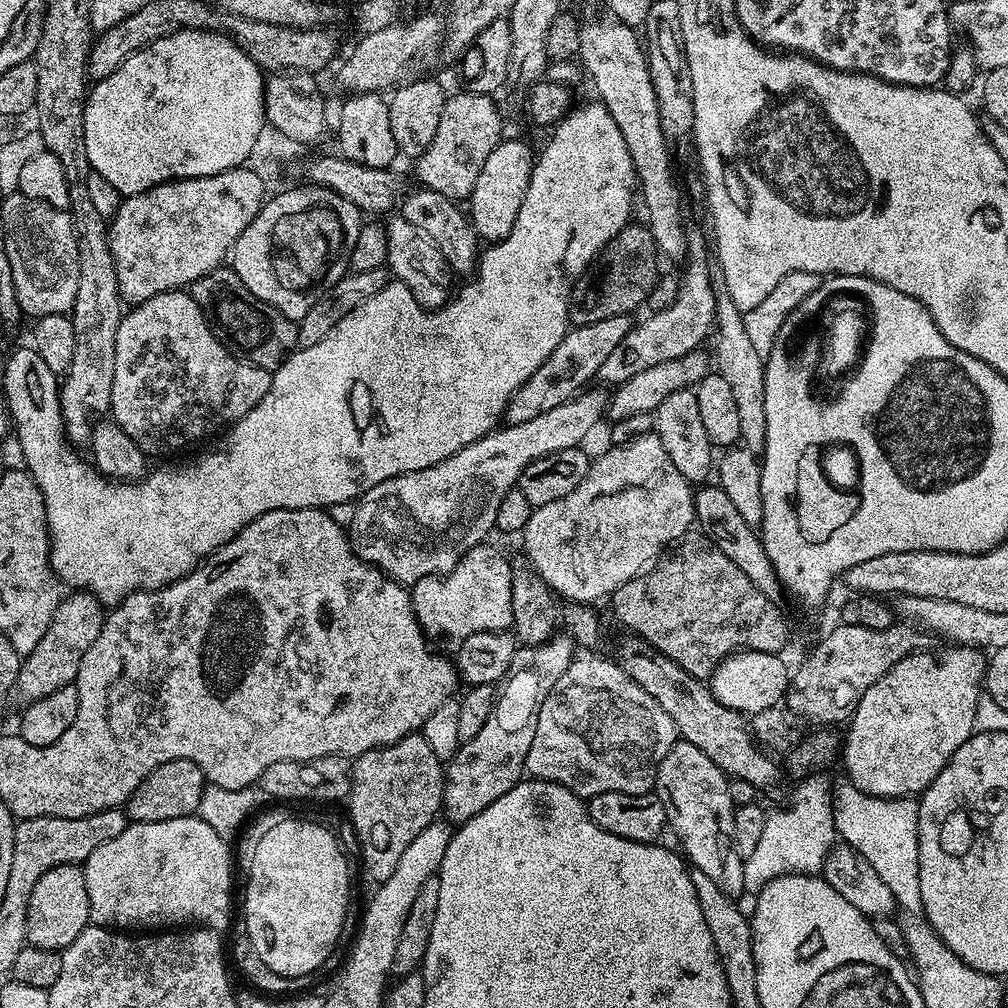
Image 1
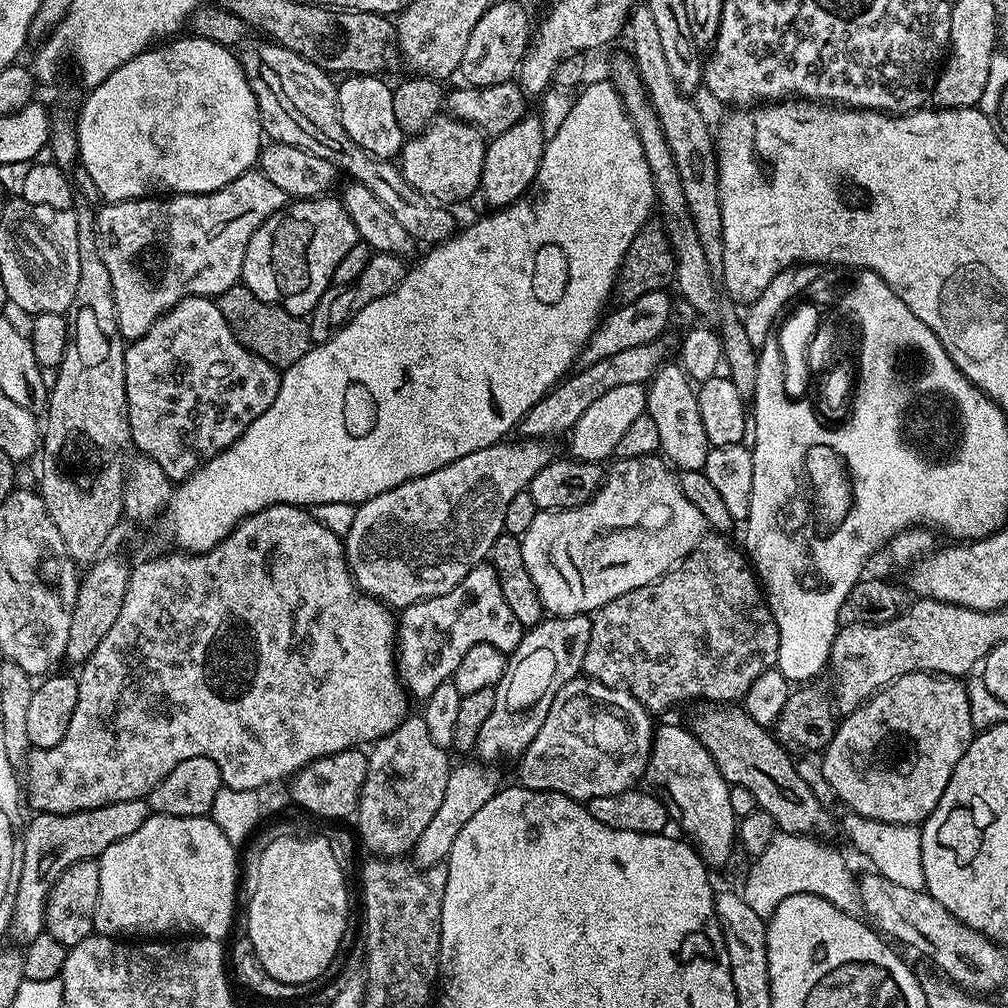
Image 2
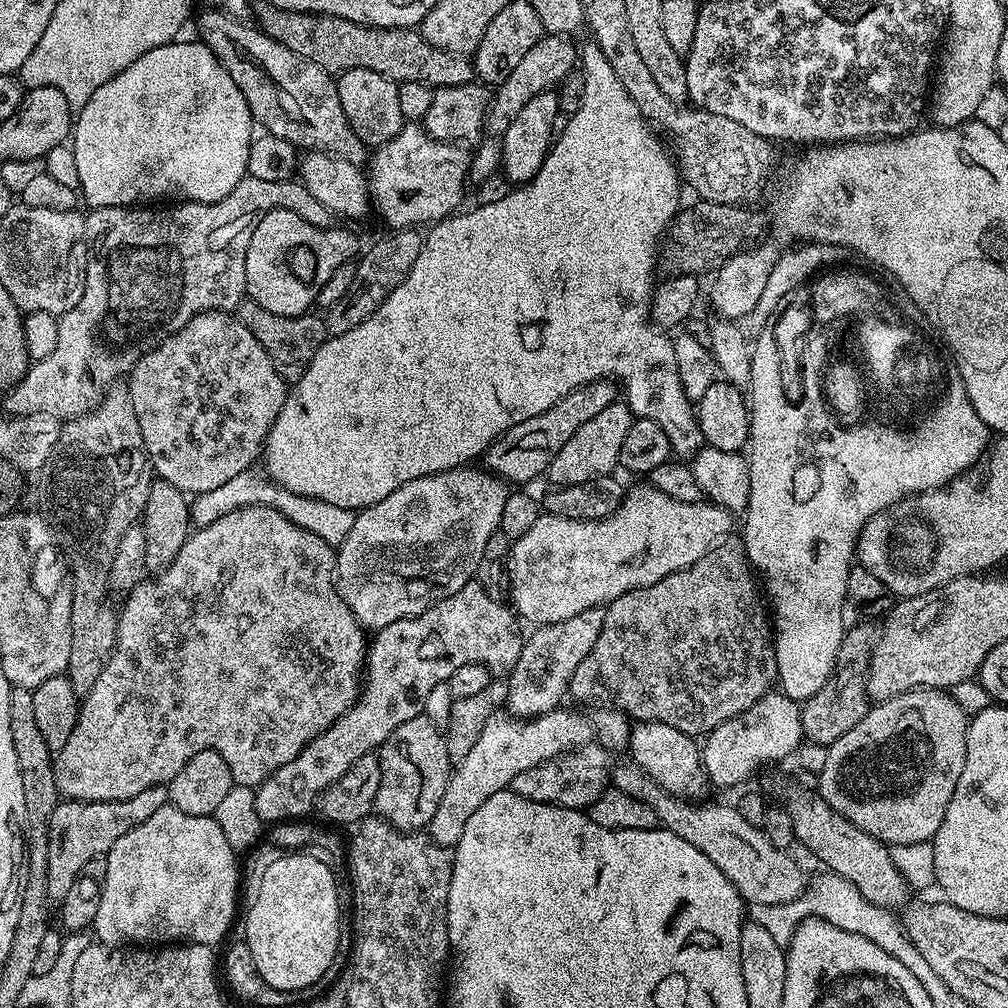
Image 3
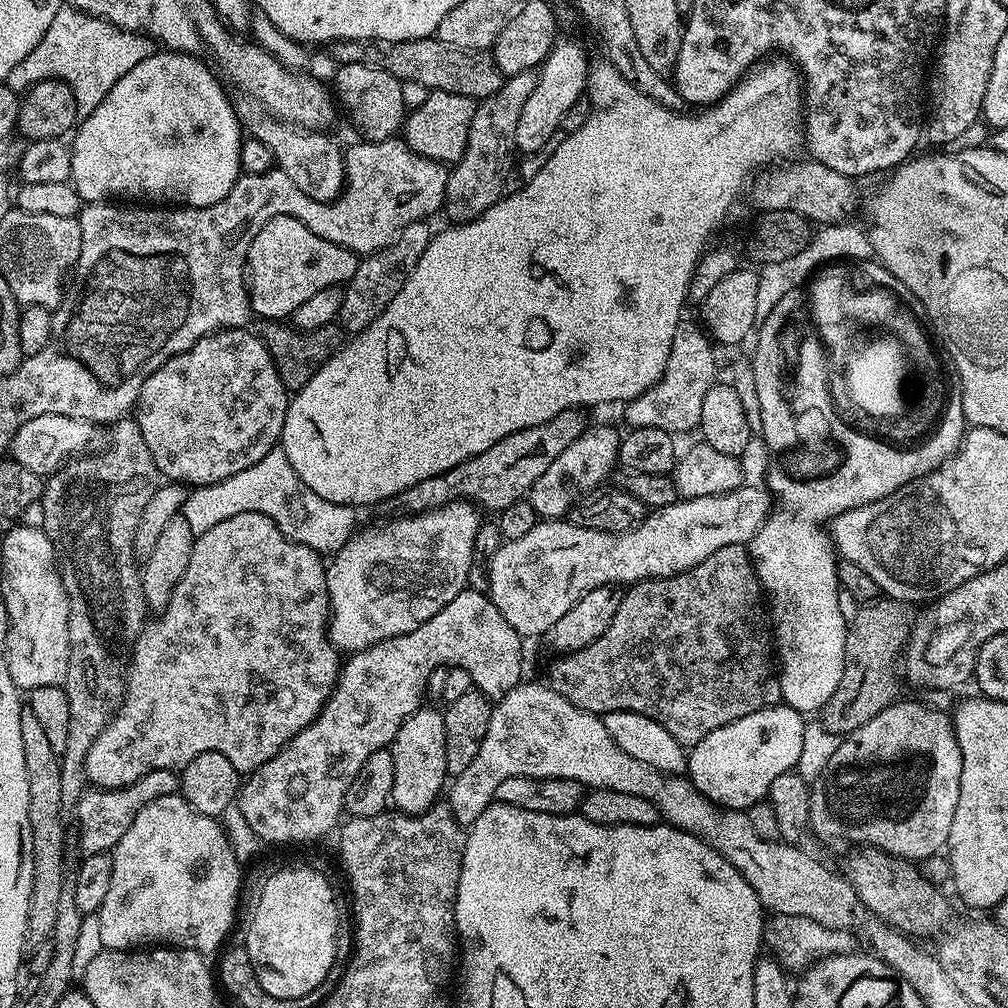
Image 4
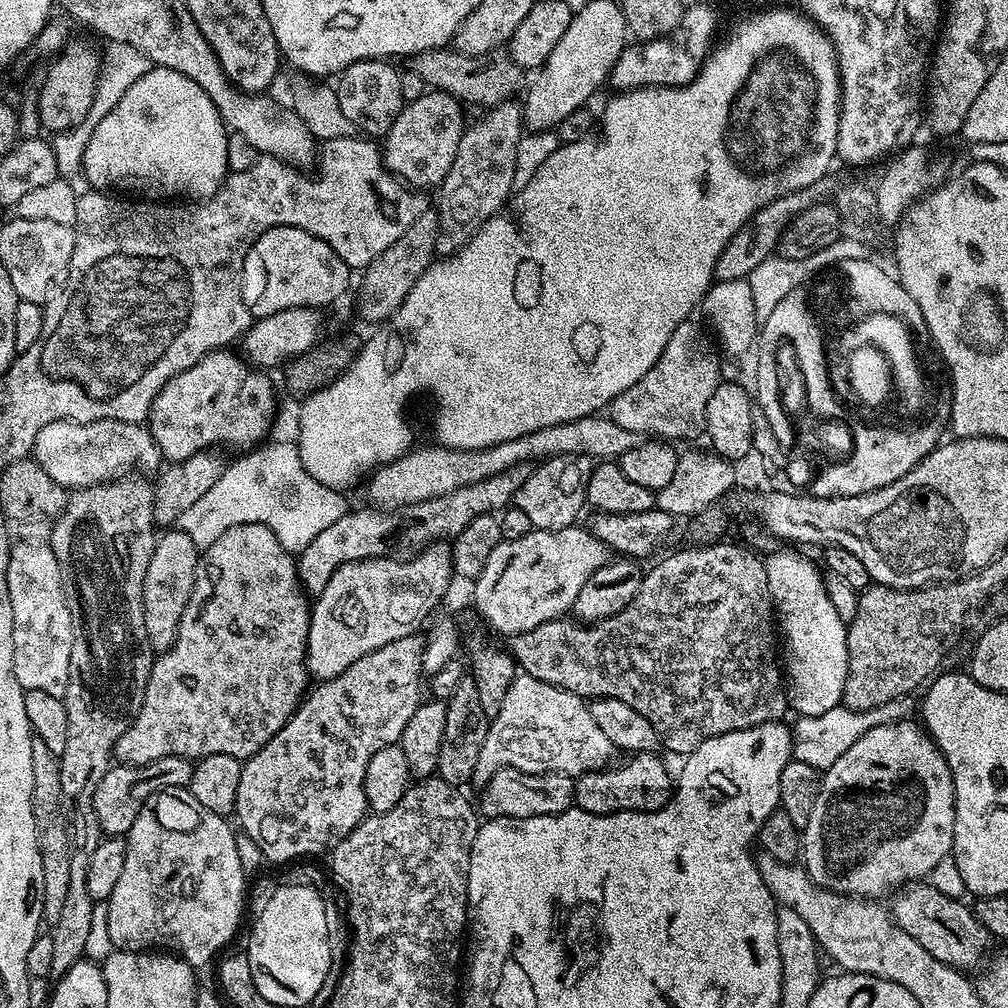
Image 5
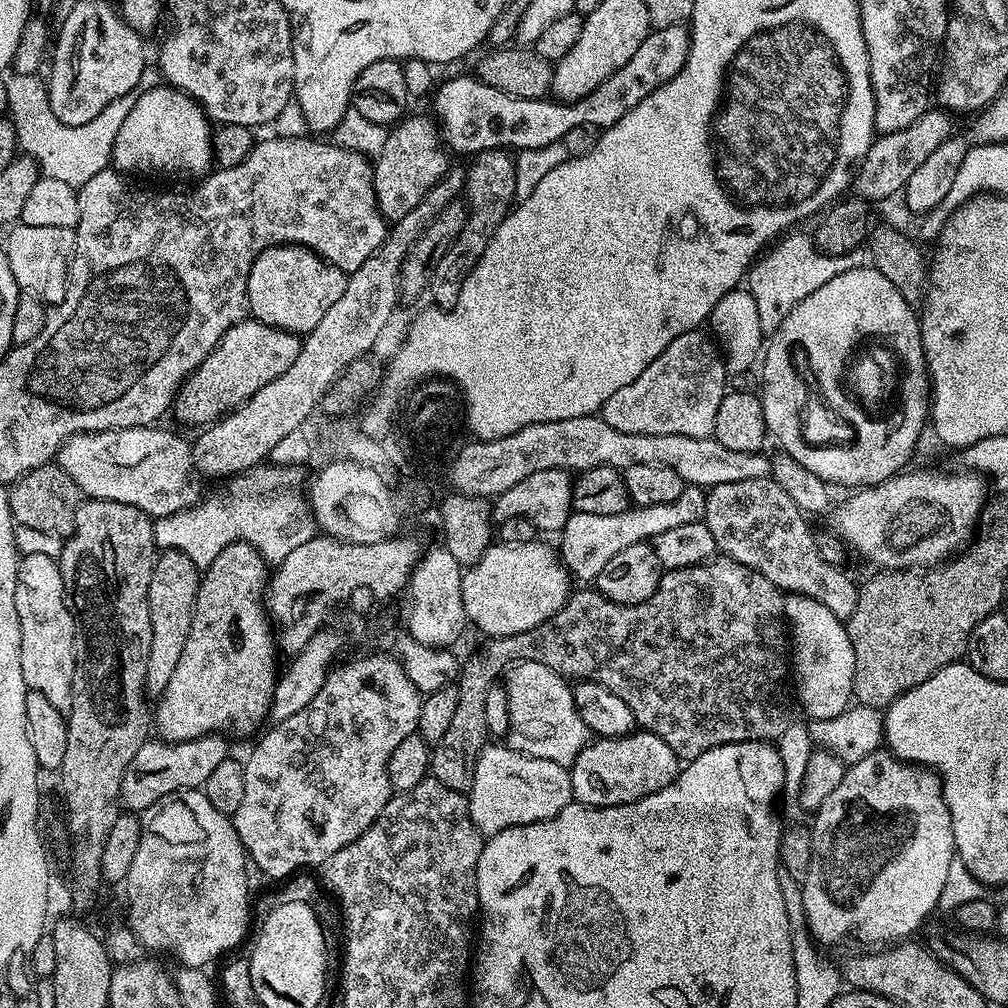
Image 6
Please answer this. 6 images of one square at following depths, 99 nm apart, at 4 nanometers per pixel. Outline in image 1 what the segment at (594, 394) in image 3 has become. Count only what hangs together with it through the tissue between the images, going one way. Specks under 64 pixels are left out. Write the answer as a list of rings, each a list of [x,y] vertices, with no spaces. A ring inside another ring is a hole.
[[[689,231],[686,236],[686,259],[683,261],[684,273],[680,276],[680,285],[676,288],[676,297],[661,312],[648,316],[644,321],[633,323],[632,329],[618,342],[618,347],[602,362],[599,379],[609,386],[615,386],[634,378],[658,362],[670,362],[686,354],[697,351],[700,342],[713,331],[716,323],[716,291],[712,288],[712,270],[710,263],[710,244],[704,241],[700,232]]]

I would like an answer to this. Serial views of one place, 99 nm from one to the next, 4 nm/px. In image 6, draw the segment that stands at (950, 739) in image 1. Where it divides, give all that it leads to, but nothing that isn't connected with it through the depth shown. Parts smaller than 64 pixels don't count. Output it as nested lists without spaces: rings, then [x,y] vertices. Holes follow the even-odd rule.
[[[877,750],[870,753],[868,756],[862,758],[860,761],[853,763],[851,767],[845,771],[844,777],[838,786],[834,786],[834,791],[830,793],[830,798],[826,798],[826,802],[822,802],[820,808],[815,809],[814,816],[816,821],[810,824],[812,829],[812,853],[810,854],[810,870],[806,870],[806,878],[802,881],[802,906],[804,907],[804,913],[806,914],[806,927],[808,932],[812,935],[812,939],[816,941],[817,945],[825,946],[824,944],[840,944],[847,936],[857,936],[858,939],[864,943],[864,946],[888,946],[893,942],[904,942],[912,936],[920,927],[923,929],[925,925],[929,923],[928,915],[933,911],[937,911],[940,895],[942,894],[942,886],[946,884],[946,874],[950,870],[950,862],[957,859],[956,855],[956,843],[954,842],[954,826],[950,822],[950,810],[946,806],[946,798],[942,794],[942,786],[940,785],[940,778],[932,771],[931,768],[925,768],[922,764],[915,762],[909,762],[907,759],[901,758],[899,760],[896,756],[891,756],[890,753],[884,752],[888,750]]]

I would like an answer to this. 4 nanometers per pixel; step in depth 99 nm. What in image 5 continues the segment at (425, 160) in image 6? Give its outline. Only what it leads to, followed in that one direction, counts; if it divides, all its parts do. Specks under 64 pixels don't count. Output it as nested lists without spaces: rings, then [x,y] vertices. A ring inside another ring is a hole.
[[[435,90],[425,91],[422,98],[407,101],[382,140],[382,155],[388,171],[416,190],[439,186],[446,174],[450,174],[450,166],[454,166],[454,154],[458,154],[458,142],[466,127],[463,111],[460,101]]]

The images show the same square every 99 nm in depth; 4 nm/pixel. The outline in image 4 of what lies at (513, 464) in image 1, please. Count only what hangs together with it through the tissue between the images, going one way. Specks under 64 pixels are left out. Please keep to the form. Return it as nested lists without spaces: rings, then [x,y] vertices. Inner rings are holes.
[[[451,500],[441,508],[432,508],[429,512],[418,512],[415,514],[400,514],[389,524],[380,524],[377,528],[368,528],[365,532],[357,531],[345,544],[338,549],[326,564],[326,586],[328,587],[328,639],[332,645],[341,653],[351,654],[360,652],[372,644],[382,642],[386,638],[394,638],[398,634],[410,634],[410,630],[418,630],[422,622],[434,618],[450,598],[454,598],[468,587],[468,575],[470,566],[474,563],[476,553],[476,535],[482,523],[481,509],[467,500]]]

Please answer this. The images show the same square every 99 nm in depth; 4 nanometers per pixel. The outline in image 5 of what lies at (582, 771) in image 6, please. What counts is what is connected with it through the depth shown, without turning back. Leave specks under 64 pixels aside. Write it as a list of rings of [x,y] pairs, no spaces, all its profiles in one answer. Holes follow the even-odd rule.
[[[638,752],[624,758],[621,764],[616,762],[598,772],[585,772],[574,784],[576,789],[575,807],[601,816],[615,812],[653,812],[666,806],[674,791],[674,776],[673,773],[668,773],[667,766],[658,757],[656,752]]]

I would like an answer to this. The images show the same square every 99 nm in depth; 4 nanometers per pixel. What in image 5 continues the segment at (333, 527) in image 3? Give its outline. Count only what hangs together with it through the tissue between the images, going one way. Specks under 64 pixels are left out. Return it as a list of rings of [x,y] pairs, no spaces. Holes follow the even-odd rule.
[[[267,441],[232,461],[223,474],[182,514],[179,529],[188,534],[196,547],[205,549],[230,526],[266,526],[287,552],[298,554],[331,523],[348,511],[341,491],[323,486],[302,464],[299,447],[293,442]]]

